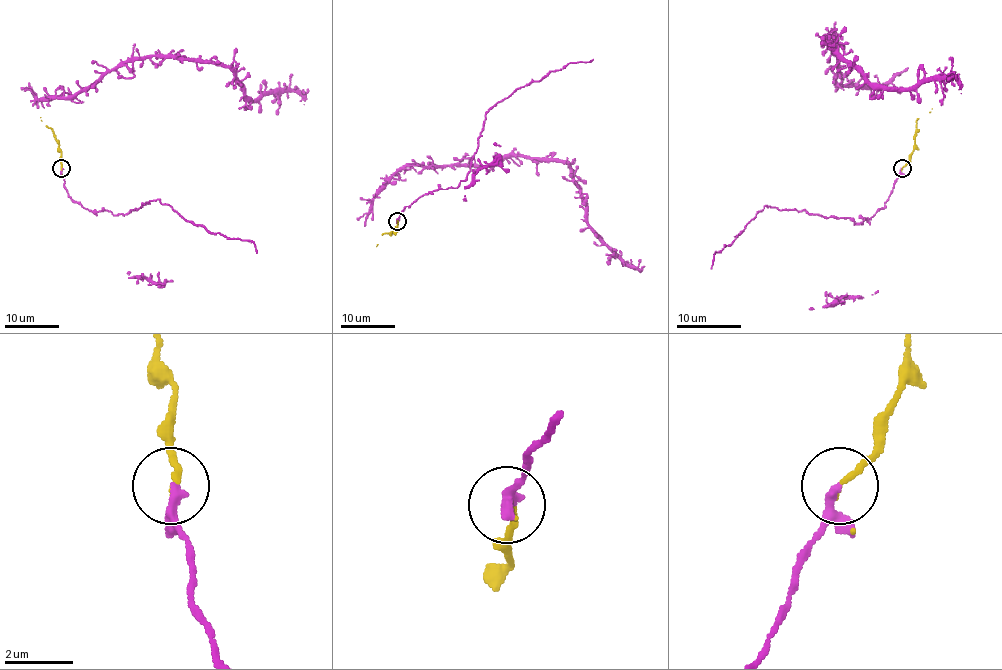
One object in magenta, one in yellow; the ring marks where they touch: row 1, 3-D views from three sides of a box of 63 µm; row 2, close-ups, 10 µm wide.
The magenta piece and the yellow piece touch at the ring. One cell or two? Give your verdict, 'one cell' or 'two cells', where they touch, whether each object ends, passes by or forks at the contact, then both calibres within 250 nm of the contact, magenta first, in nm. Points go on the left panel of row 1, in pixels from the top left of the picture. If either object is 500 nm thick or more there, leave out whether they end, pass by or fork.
one cell | (61, 168) | magenta passes by | yellow passes by | 200/120 nm

